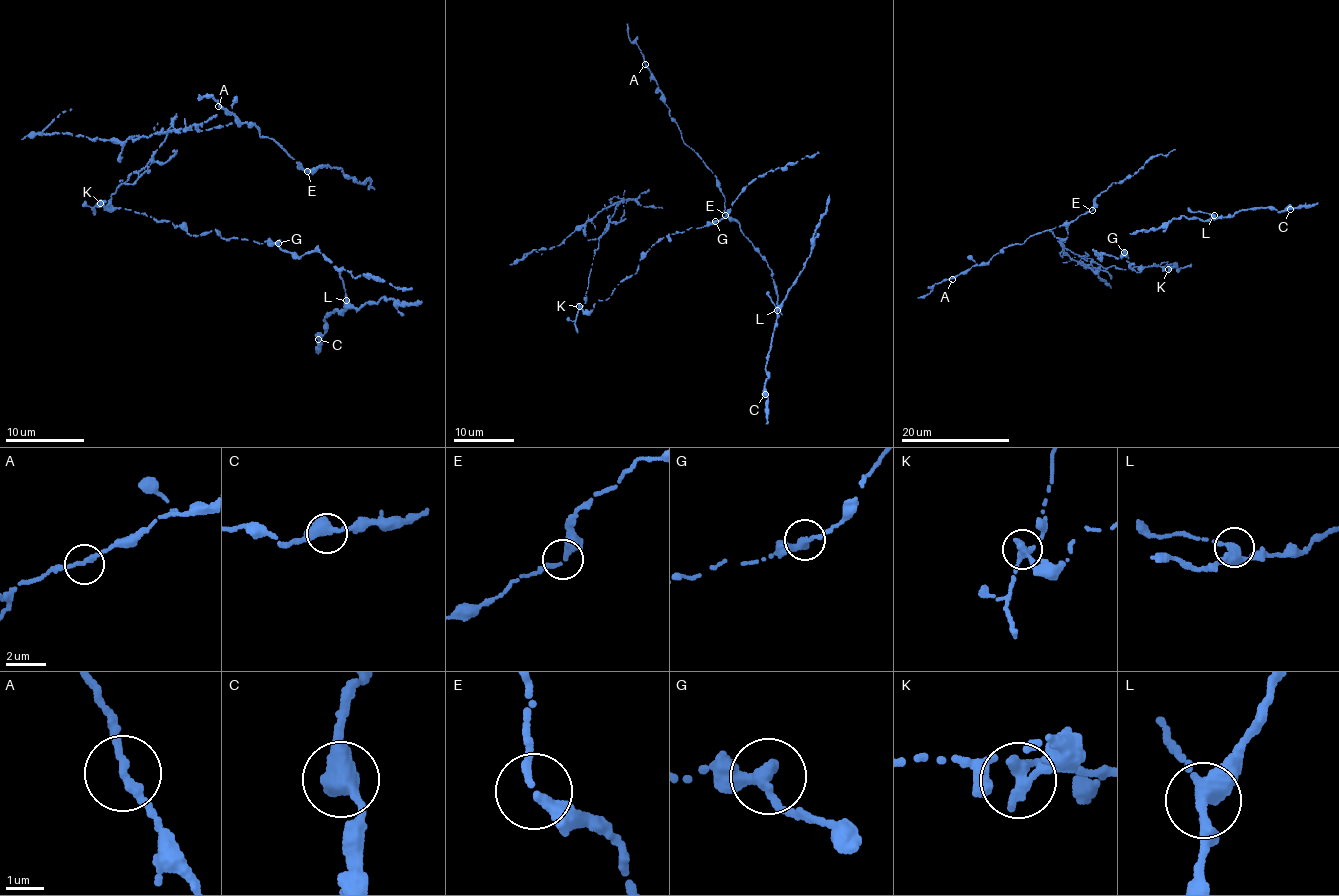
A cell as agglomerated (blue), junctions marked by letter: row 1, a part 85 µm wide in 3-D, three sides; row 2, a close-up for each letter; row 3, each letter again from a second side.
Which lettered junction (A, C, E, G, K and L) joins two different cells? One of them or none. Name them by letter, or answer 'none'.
K

